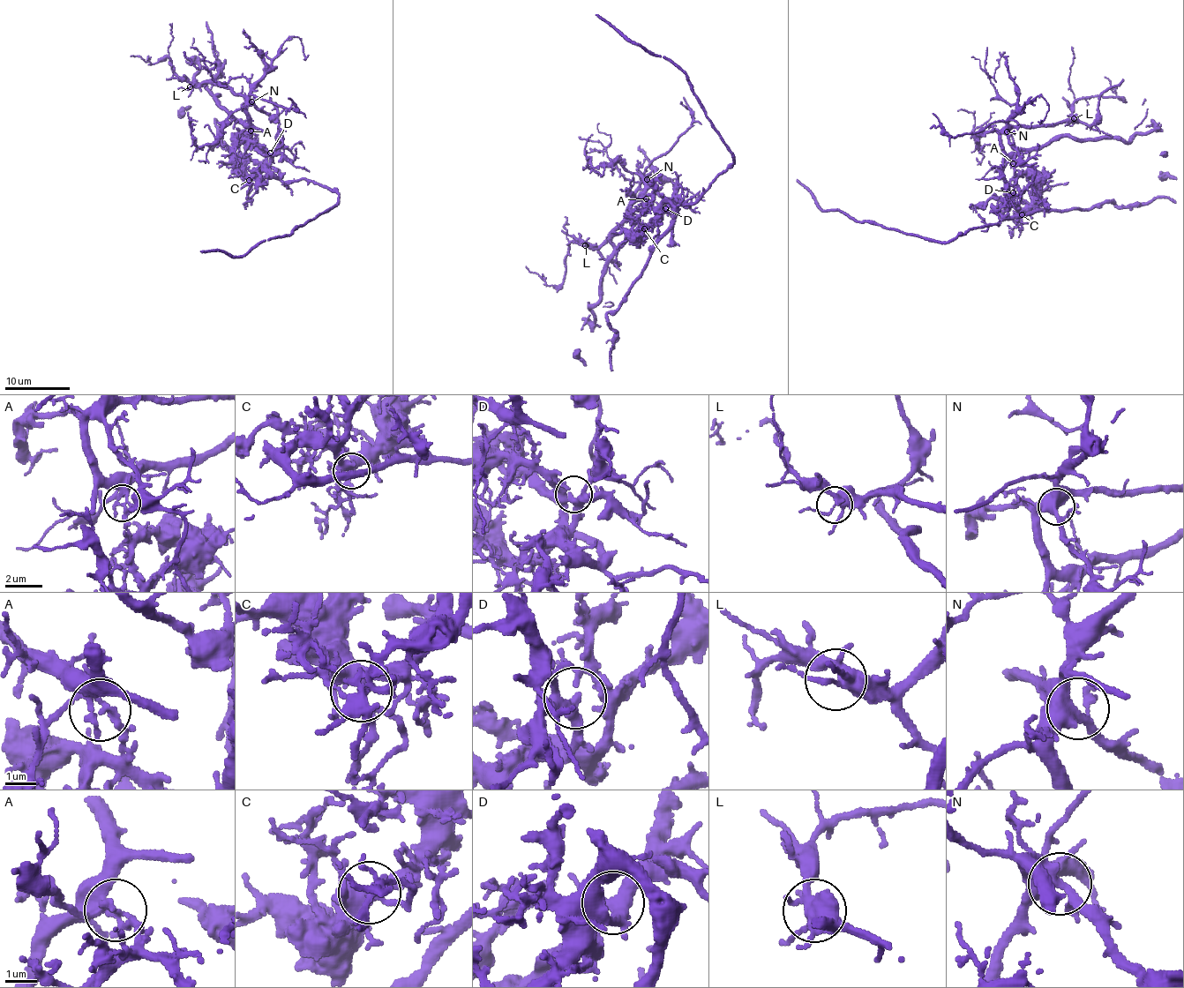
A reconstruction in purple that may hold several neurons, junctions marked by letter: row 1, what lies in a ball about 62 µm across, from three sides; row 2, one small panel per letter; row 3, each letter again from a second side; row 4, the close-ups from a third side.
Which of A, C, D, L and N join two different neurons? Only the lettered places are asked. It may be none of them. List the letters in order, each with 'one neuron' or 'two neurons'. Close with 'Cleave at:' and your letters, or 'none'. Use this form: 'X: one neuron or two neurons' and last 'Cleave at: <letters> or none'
A: two neurons
C: one neuron
D: one neuron
L: one neuron
N: one neuron
Cleave at: A

